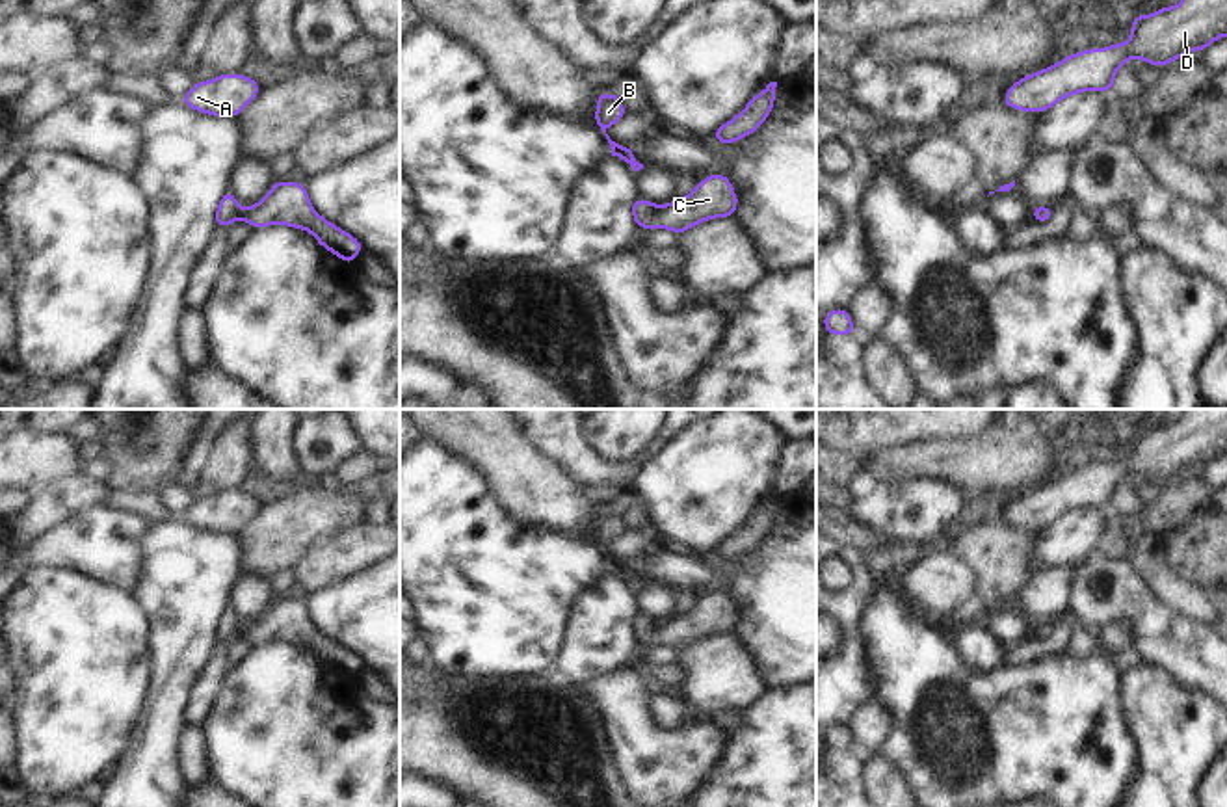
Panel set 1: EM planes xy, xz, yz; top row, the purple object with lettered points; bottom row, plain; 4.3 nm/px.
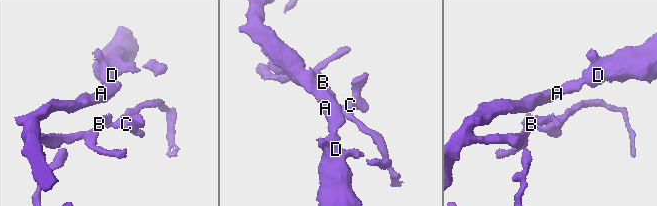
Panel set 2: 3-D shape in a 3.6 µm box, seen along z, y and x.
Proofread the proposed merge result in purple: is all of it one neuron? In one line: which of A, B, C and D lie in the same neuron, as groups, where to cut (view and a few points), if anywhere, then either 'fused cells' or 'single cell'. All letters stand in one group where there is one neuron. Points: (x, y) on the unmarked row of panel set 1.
A B C D; no cut; single cell

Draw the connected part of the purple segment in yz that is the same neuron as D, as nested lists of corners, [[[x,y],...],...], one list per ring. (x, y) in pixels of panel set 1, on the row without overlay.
[[[1184,409],[1179,422],[1134,431],[1130,456],[1088,465],[1026,491],[1004,509],[1008,524],[1043,530],[1084,508],[1112,508],[1119,483],[1132,474],[1162,483],[1227,452],[1227,409]]]

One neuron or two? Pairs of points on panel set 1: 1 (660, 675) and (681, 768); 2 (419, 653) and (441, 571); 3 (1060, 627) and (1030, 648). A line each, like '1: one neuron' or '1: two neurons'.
1: two neurons
2: two neurons
3: one neuron

